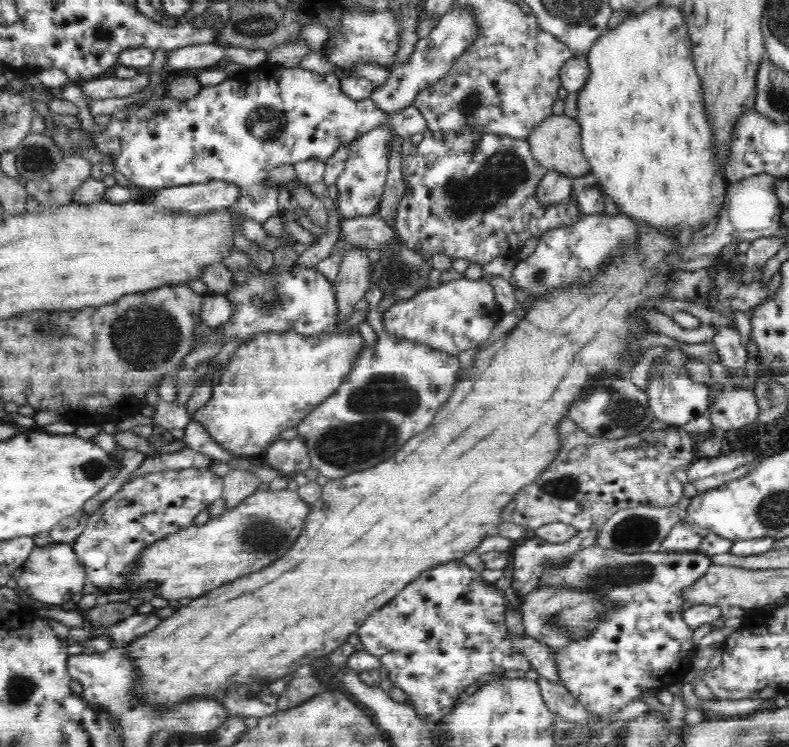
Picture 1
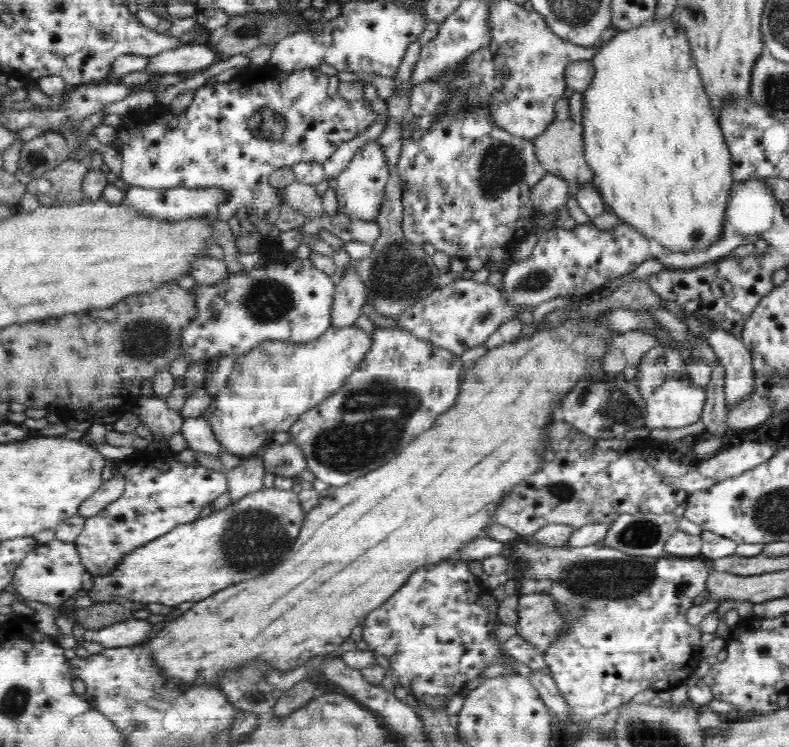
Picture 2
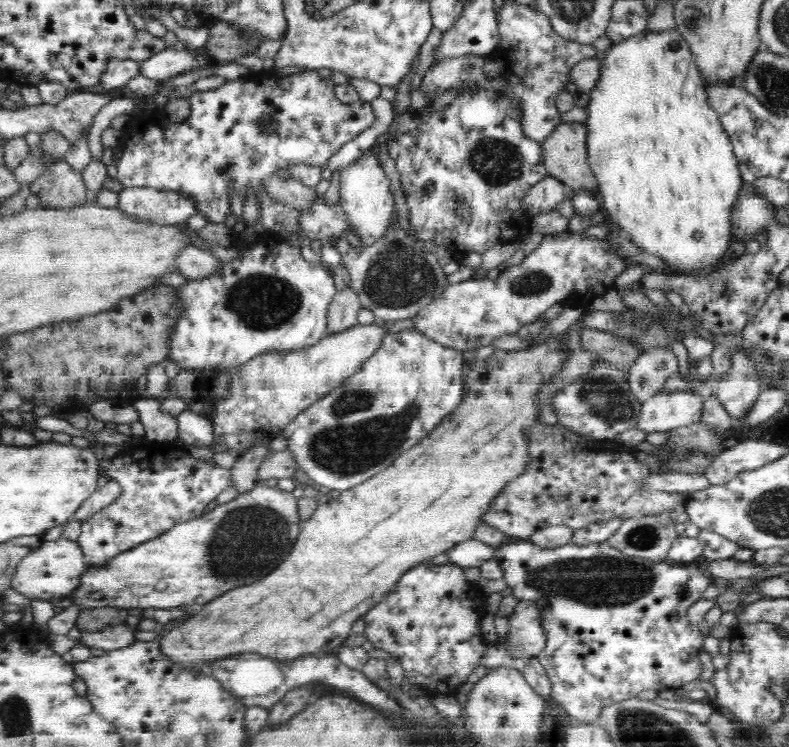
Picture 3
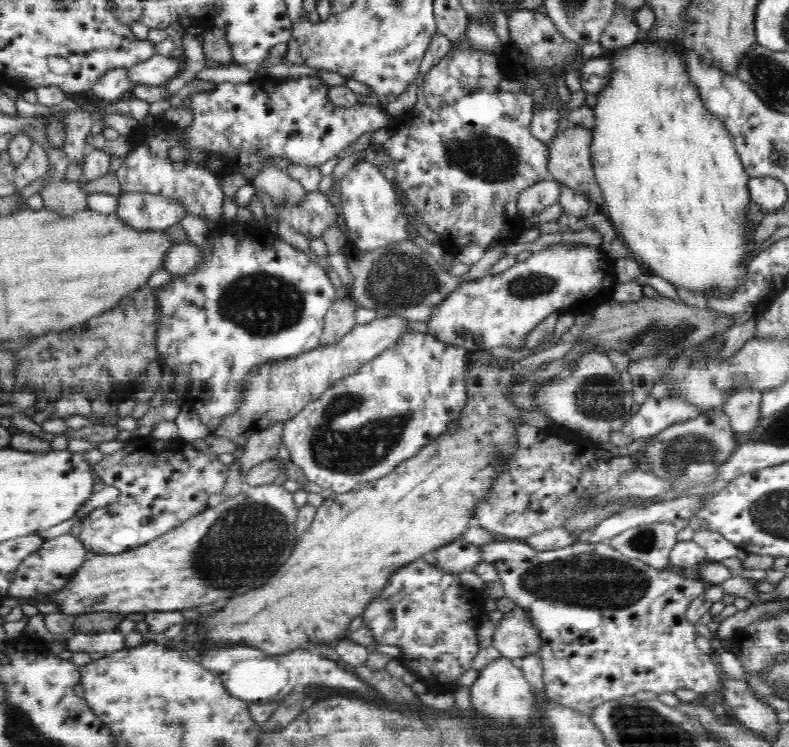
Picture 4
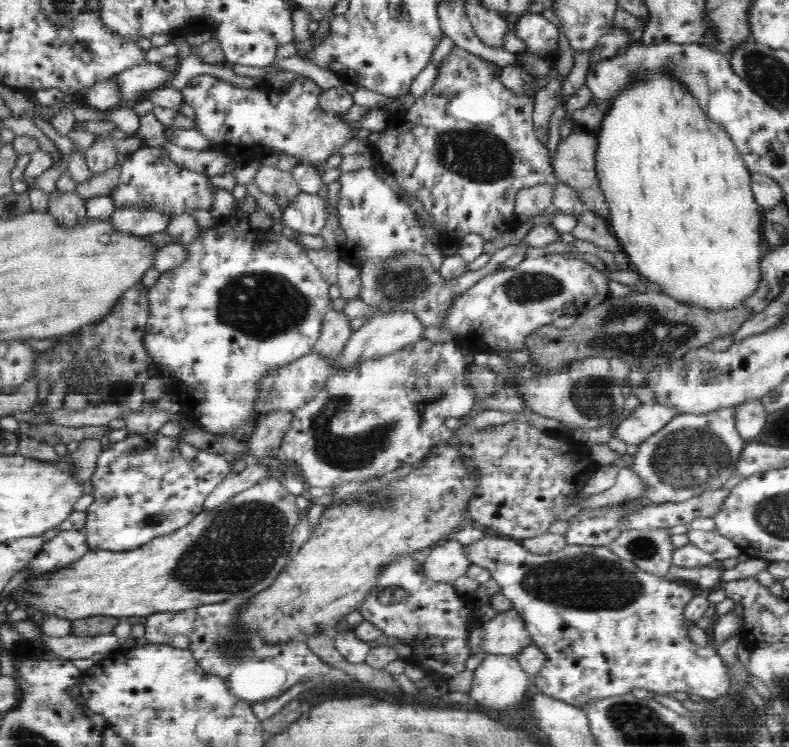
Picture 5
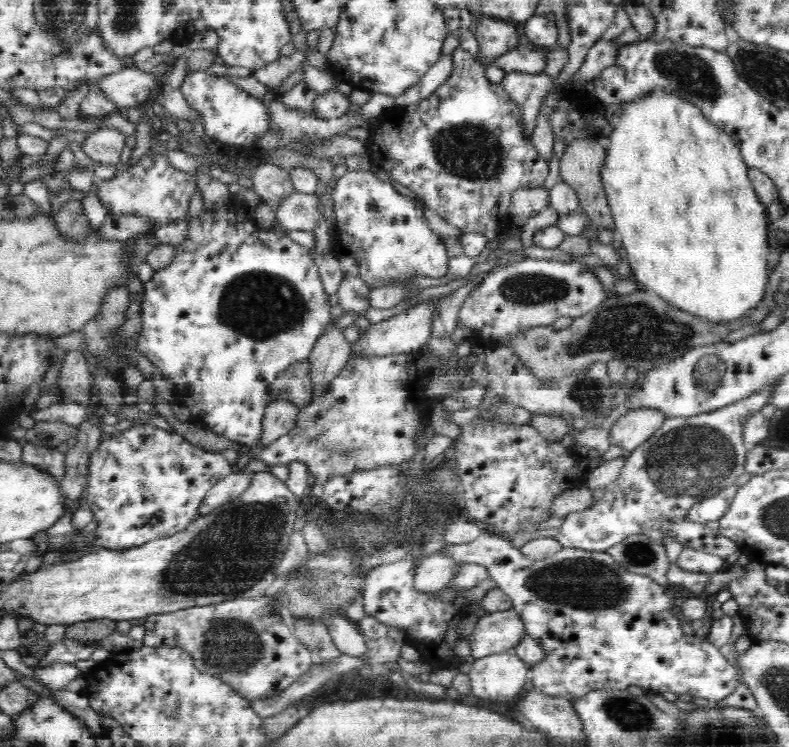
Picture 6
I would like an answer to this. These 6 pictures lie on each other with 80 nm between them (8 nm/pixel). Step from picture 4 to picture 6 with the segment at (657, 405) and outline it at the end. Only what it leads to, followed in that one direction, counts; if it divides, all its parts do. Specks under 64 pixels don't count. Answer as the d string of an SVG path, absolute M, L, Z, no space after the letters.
M648 409L622 415L610 428L608 441L612 448L622 448L624 454L632 453L644 444L662 426L664 418Z

